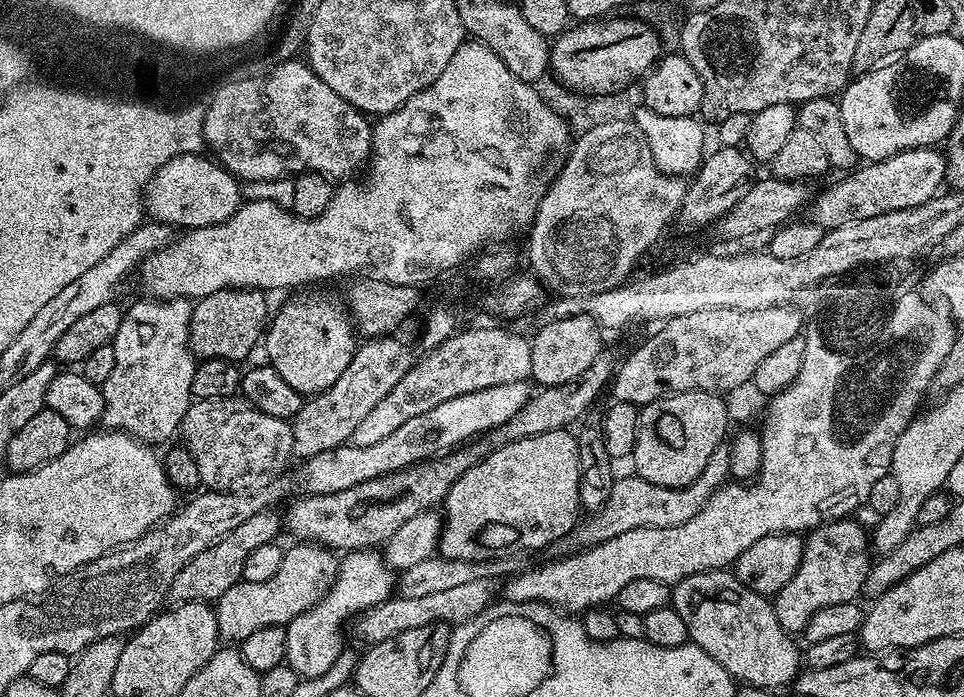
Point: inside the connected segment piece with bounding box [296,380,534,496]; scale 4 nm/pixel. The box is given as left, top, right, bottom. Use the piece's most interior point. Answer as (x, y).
(453, 424)

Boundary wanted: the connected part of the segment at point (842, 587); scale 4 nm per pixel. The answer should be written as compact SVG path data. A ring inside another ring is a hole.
M833 518L811 529L803 537L802 562L798 566L798 570L794 572L794 578L790 578L790 582L786 582L786 586L782 586L782 590L776 593L772 600L772 609L784 632L803 633L804 627L808 625L810 618L814 618L814 614L818 614L818 610L822 610L826 606L851 604L857 599L856 595L859 597L863 593L870 567L870 559L868 560L870 536L866 528L864 532L863 526L852 519L856 518Z

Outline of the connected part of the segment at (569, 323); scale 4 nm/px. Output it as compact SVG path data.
M567 316L561 320L548 320L537 330L531 333L532 349L530 350L531 379L540 388L562 386L562 382L570 382L578 378L598 358L602 341L602 329L589 316Z

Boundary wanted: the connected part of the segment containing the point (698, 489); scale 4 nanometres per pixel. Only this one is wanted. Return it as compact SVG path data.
M717 450L710 458L710 462L706 462L706 470L702 470L699 478L685 488L654 486L654 482L646 482L635 474L624 476L621 480L620 477L613 479L610 498L606 498L606 506L591 518L581 519L568 535L556 541L555 551L558 550L557 553L560 554L571 554L577 550L592 548L595 544L601 544L610 538L618 538L618 534L626 534L626 530L682 526L690 522L690 518L694 518L694 514L702 510L702 506L706 506L708 499L719 488L724 487L729 479L728 471L730 465L727 451Z

